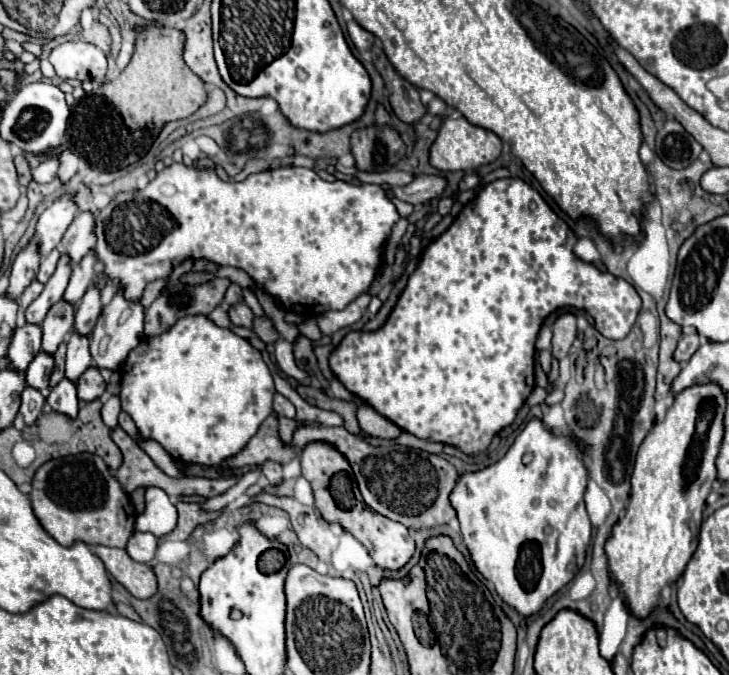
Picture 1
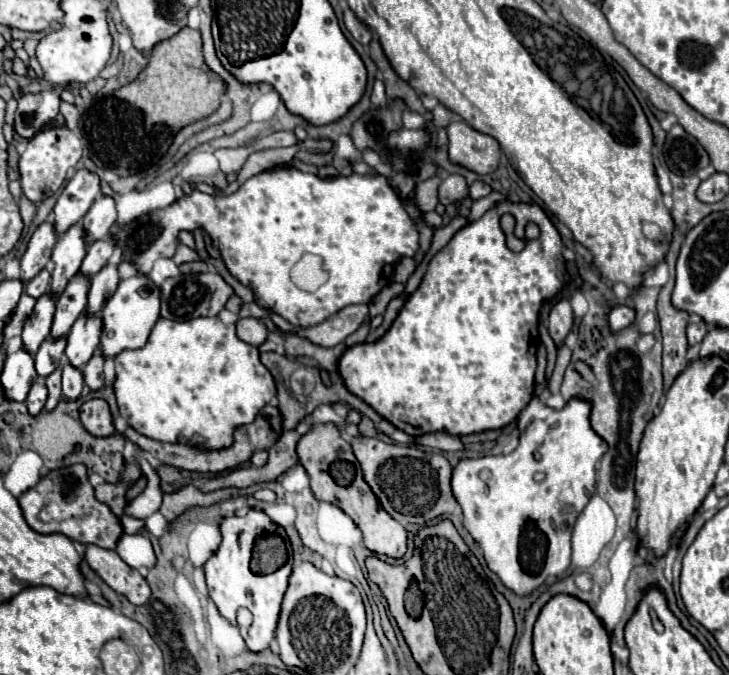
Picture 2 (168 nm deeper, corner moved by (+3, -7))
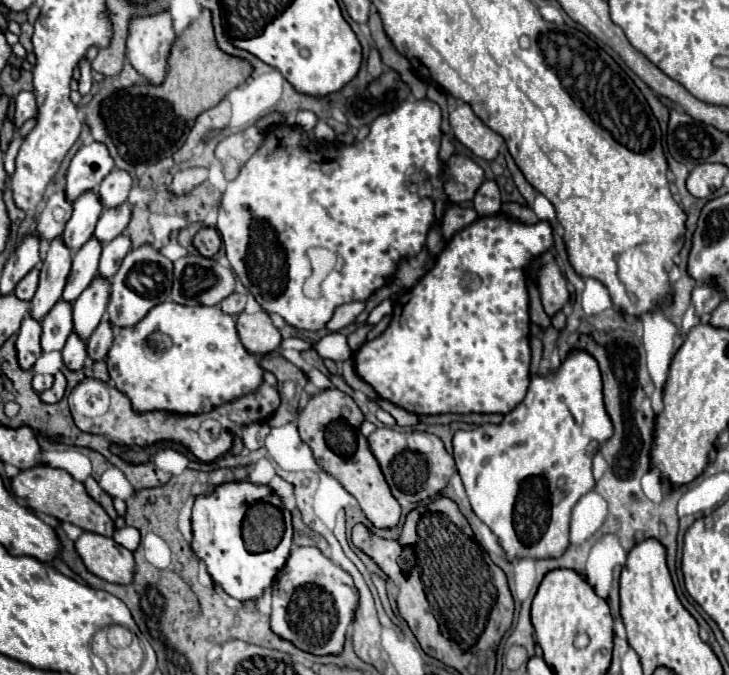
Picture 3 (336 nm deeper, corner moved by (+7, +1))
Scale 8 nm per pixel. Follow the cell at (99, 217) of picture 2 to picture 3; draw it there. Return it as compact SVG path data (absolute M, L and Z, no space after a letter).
M112 170L98 186L98 196L100 196L102 206L104 208L120 206L126 200L130 188L132 188L132 178L128 176L128 172Z

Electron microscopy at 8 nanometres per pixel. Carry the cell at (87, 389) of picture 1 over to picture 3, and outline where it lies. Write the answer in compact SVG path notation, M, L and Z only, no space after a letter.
M102 320L86 344L86 350L88 350L88 356L92 362L100 362L106 358L110 344L112 344L112 338L114 338L112 326L108 326L108 320Z

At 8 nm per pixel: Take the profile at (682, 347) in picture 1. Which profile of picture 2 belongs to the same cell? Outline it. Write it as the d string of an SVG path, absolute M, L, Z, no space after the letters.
M702 320L700 322L692 322L688 326L688 342L690 342L690 346L702 342L702 338L706 336L706 332L708 332L708 324L706 322L702 322Z

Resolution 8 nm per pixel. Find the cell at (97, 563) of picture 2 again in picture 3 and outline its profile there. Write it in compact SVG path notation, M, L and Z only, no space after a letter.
M84 532L76 540L76 552L86 568L112 584L130 584L134 580L134 556L112 538Z

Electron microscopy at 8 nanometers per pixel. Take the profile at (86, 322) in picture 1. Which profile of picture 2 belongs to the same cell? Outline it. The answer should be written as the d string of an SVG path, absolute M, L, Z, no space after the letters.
M106 264L98 274L92 276L90 284L90 294L88 294L88 312L90 314L100 314L104 308L104 302L112 298L116 292L120 278L118 278L118 264Z

